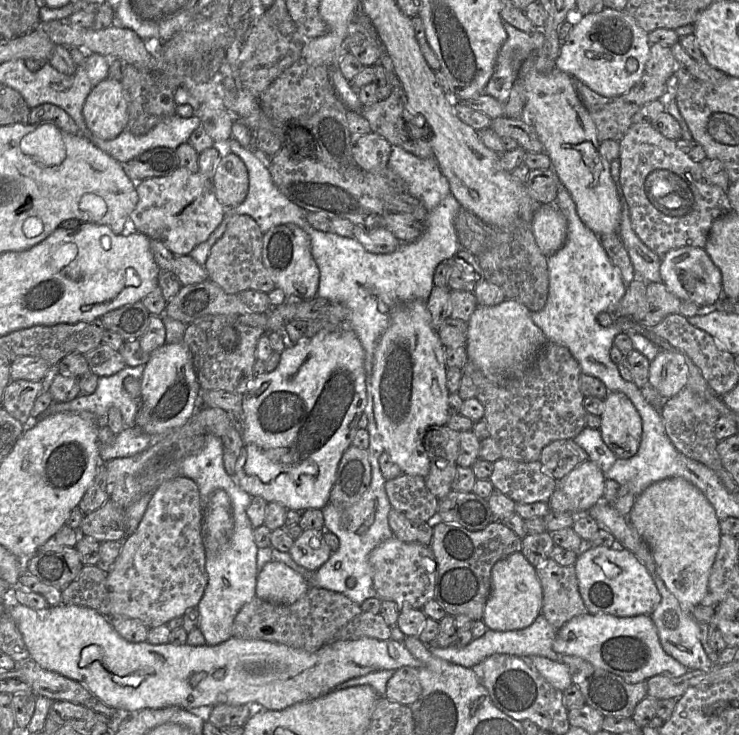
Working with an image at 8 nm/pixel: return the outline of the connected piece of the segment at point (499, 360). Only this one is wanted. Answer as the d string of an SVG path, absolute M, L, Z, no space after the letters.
M505 299L494 306L478 305L467 323L465 347L468 361L492 380L503 380L523 370L535 352L548 341L533 322L531 311L515 300Z

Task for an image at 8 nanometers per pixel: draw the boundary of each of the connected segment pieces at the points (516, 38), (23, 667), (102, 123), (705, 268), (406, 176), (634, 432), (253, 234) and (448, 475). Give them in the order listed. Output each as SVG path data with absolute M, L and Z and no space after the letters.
M503 21L503 26L507 38L499 50L493 74L484 89L484 94L505 104L518 77L521 63L534 53L534 43L531 33L521 31L506 21Z
M32 659L17 663L16 669L26 678L31 687L31 692L35 696L46 697L53 701L64 700L79 704L109 719L118 712L101 702L78 681L46 670Z
M106 78L92 87L83 105L89 131L102 140L112 140L126 129L128 95L121 81Z
M686 245L669 250L662 256L660 275L661 281L676 297L702 308L717 308L722 298L721 272L703 248Z
M392 146L387 167L404 180L408 194L420 200L428 211L451 193L449 181L434 157L419 158Z
M610 391L604 398L604 411L600 415L601 436L607 447L621 459L633 457L639 450L642 439L642 418L631 400L622 392Z
M232 215L226 230L210 250L204 268L208 278L229 294L238 295L245 290L265 293L276 288L262 260L264 233L248 215Z
M433 425L424 437L424 448L430 461L425 484L438 499L444 498L452 490L459 453L459 432L447 425Z

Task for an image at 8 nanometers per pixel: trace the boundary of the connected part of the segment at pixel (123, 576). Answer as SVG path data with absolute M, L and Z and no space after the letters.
M182 475L164 482L153 493L145 513L135 531L122 541L119 556L107 574L107 590L109 596L109 613L111 617L126 617L140 620L149 629L167 624L171 619L183 617L185 612L197 607L207 585L206 552L203 537L203 521L205 516L205 505L201 499L199 488L195 481Z

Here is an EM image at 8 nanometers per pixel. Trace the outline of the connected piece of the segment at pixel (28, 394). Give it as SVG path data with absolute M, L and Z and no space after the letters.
M12 380L5 388L1 407L26 427L33 427L37 418L31 417L31 411L38 395L46 389L45 381Z

